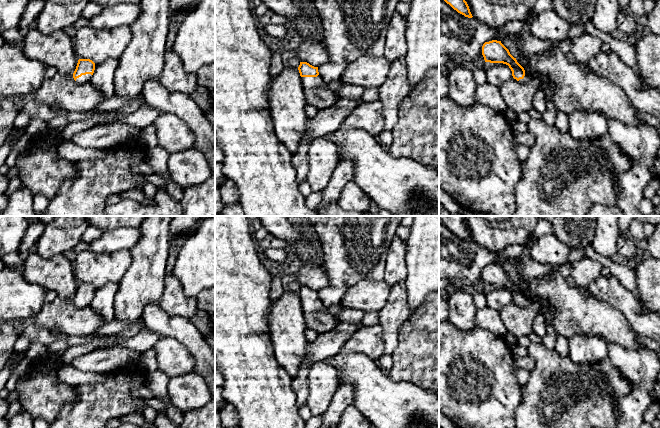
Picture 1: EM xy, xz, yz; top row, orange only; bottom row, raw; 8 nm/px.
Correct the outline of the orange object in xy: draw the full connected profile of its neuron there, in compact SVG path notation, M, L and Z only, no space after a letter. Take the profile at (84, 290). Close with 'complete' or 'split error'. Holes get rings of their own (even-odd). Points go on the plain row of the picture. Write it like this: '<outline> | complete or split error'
M79 283L73 302L78 308L90 306L97 289L90 283Z | split error

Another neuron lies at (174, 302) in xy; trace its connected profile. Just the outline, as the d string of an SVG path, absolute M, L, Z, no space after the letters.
M173 274L165 276L165 288L159 305L170 317L189 320L199 309L197 298L186 296L180 281Z

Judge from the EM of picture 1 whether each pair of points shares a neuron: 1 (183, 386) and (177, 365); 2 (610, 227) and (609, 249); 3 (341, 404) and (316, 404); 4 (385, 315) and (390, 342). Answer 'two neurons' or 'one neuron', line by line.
1: two neurons
2: one neuron
3: two neurons
4: one neuron

